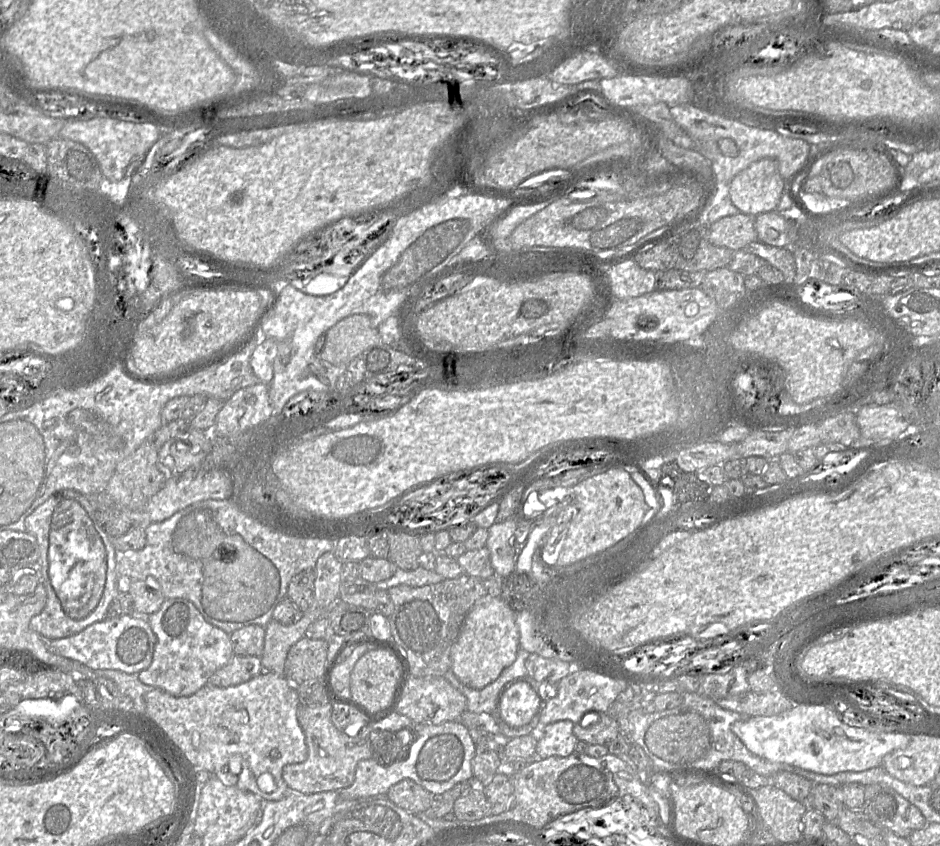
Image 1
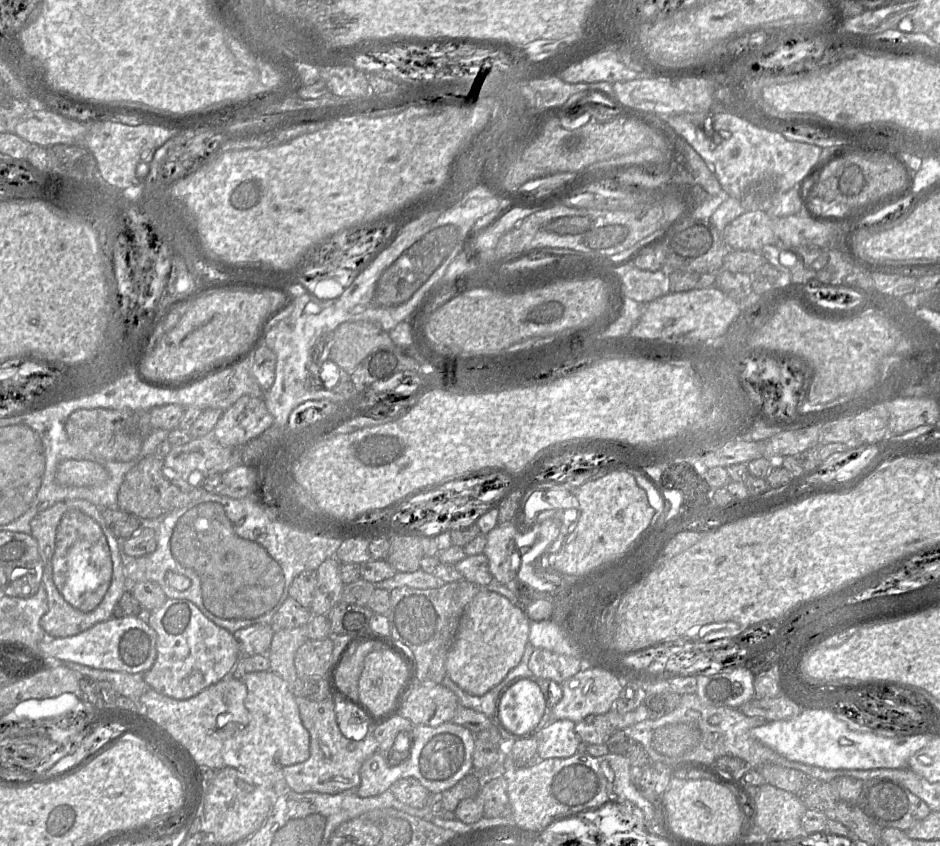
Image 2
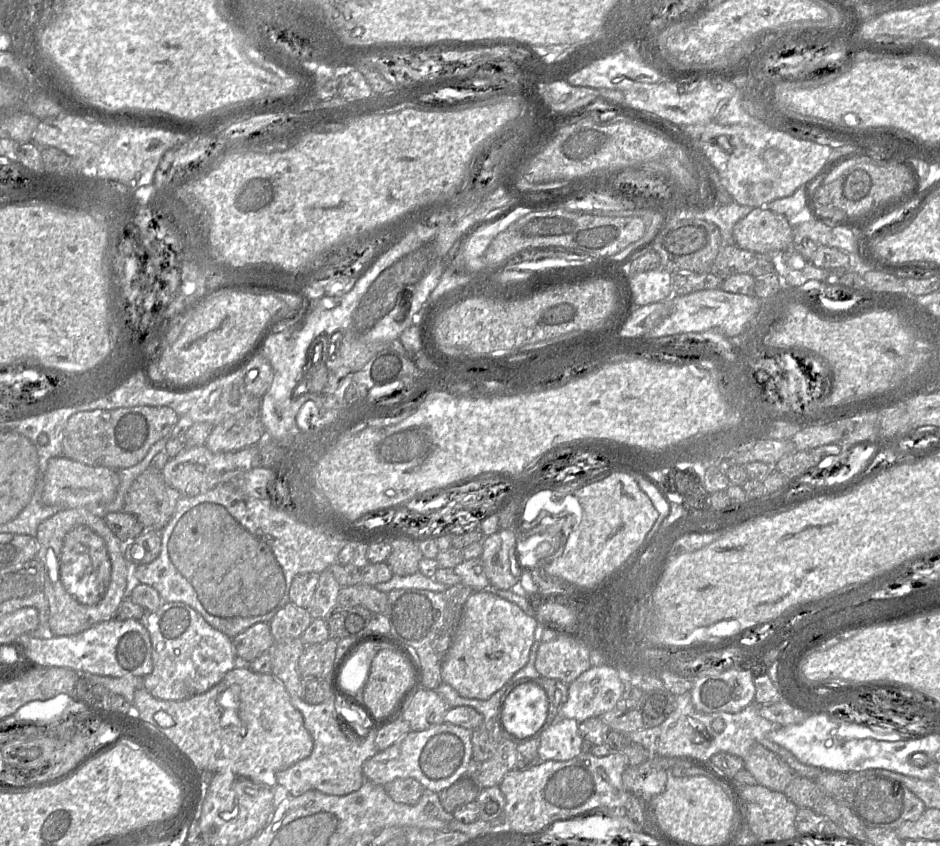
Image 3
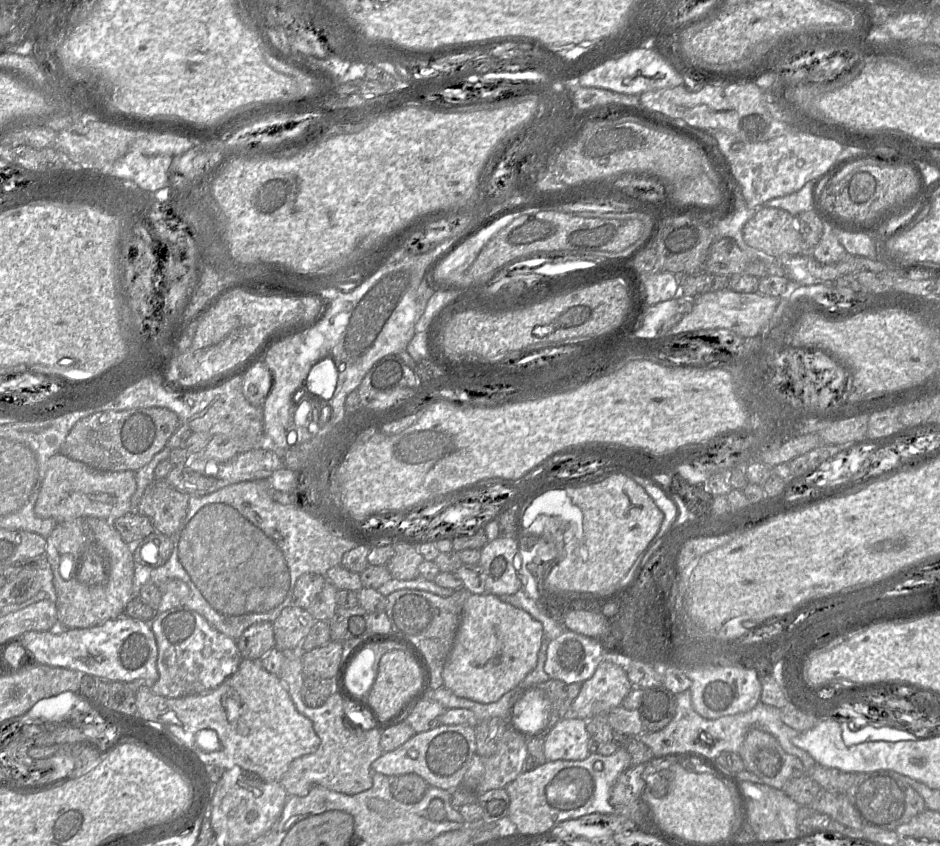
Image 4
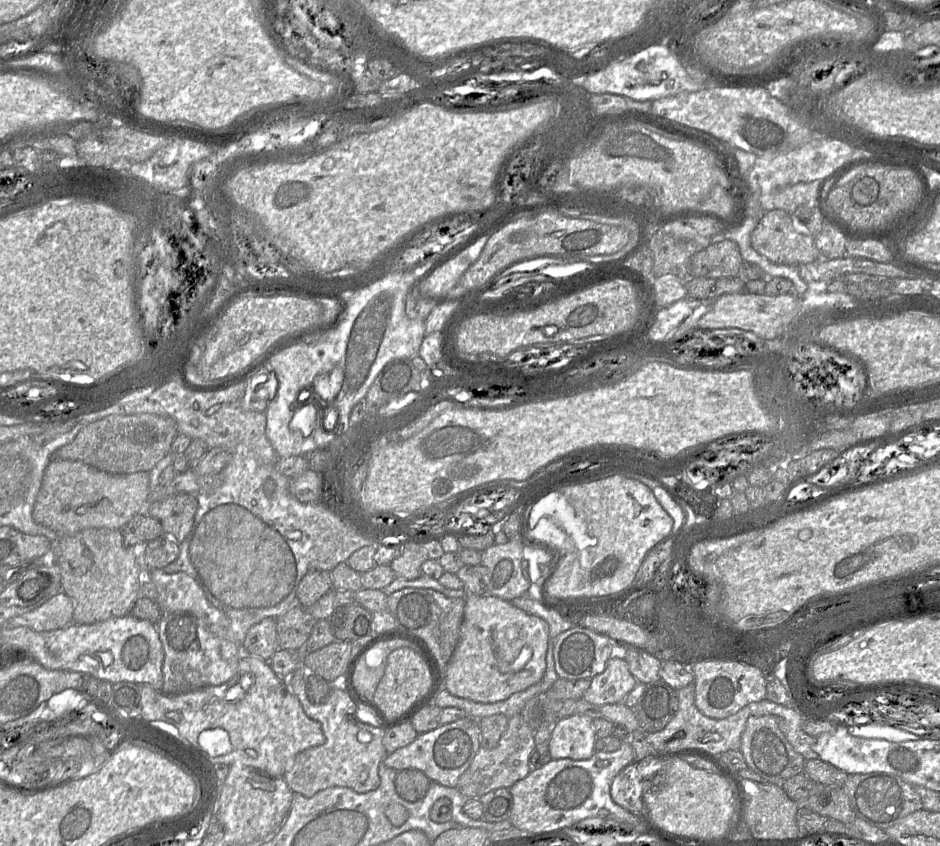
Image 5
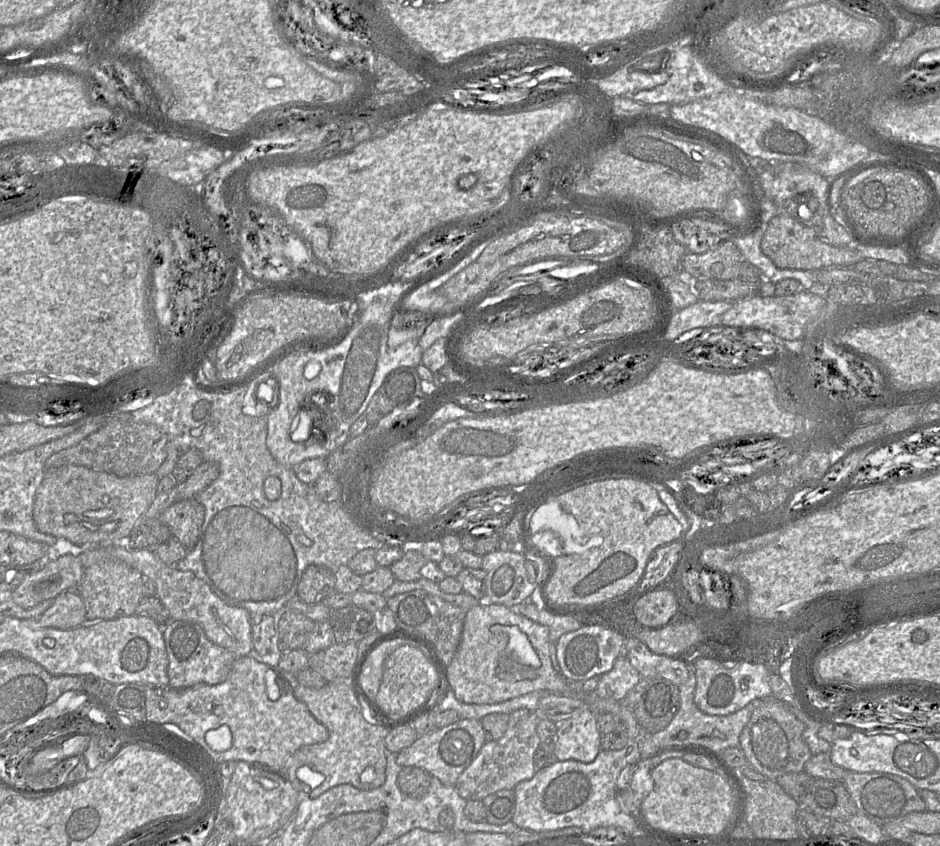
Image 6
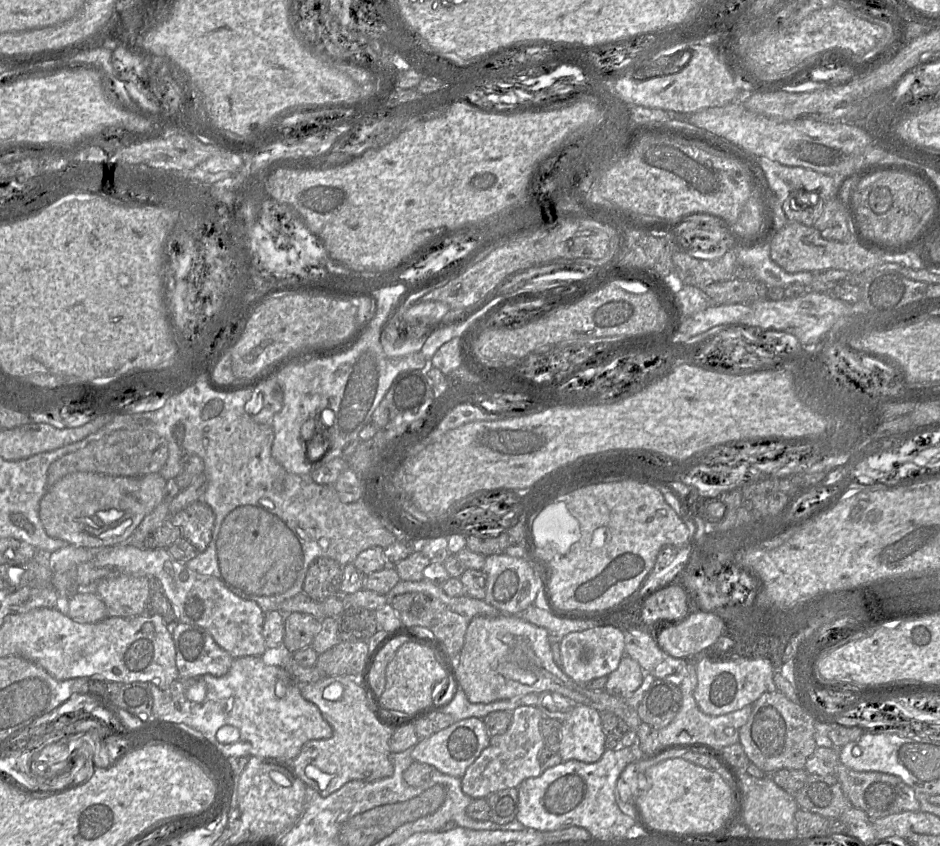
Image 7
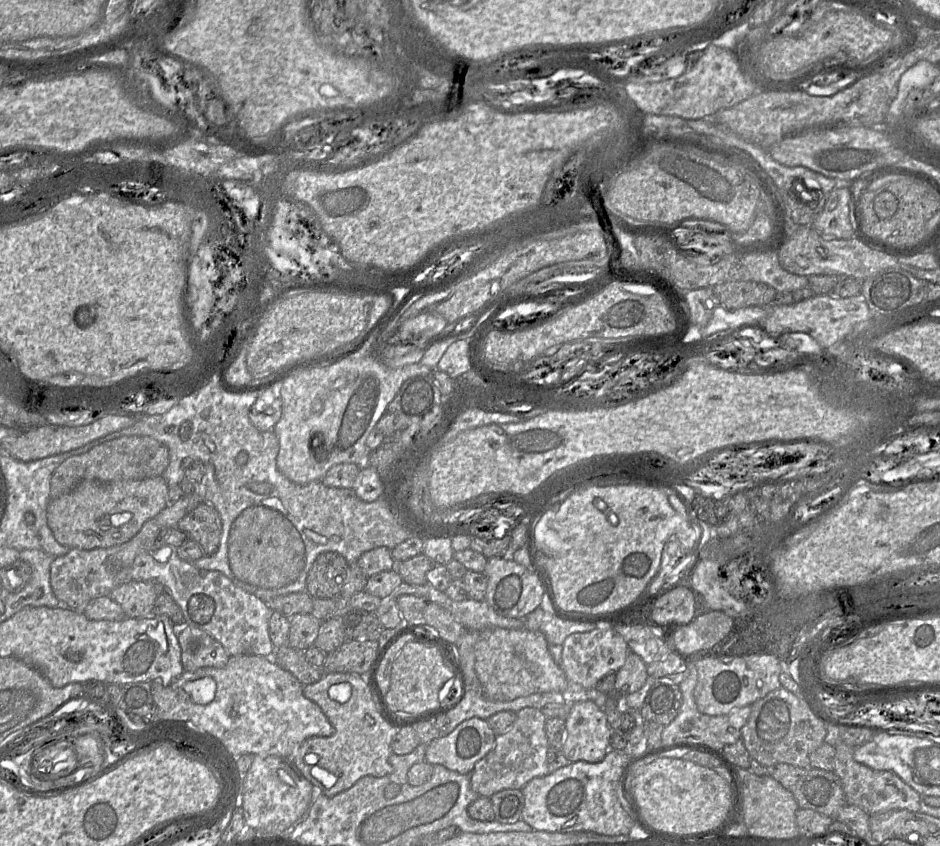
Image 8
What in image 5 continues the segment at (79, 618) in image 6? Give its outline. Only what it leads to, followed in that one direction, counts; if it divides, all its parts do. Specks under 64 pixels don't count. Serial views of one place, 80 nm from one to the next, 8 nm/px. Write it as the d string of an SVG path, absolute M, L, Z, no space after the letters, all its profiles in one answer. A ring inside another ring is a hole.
M60 591L45 603L8 620L5 626L29 627L37 632L64 628L73 622L73 603Z

